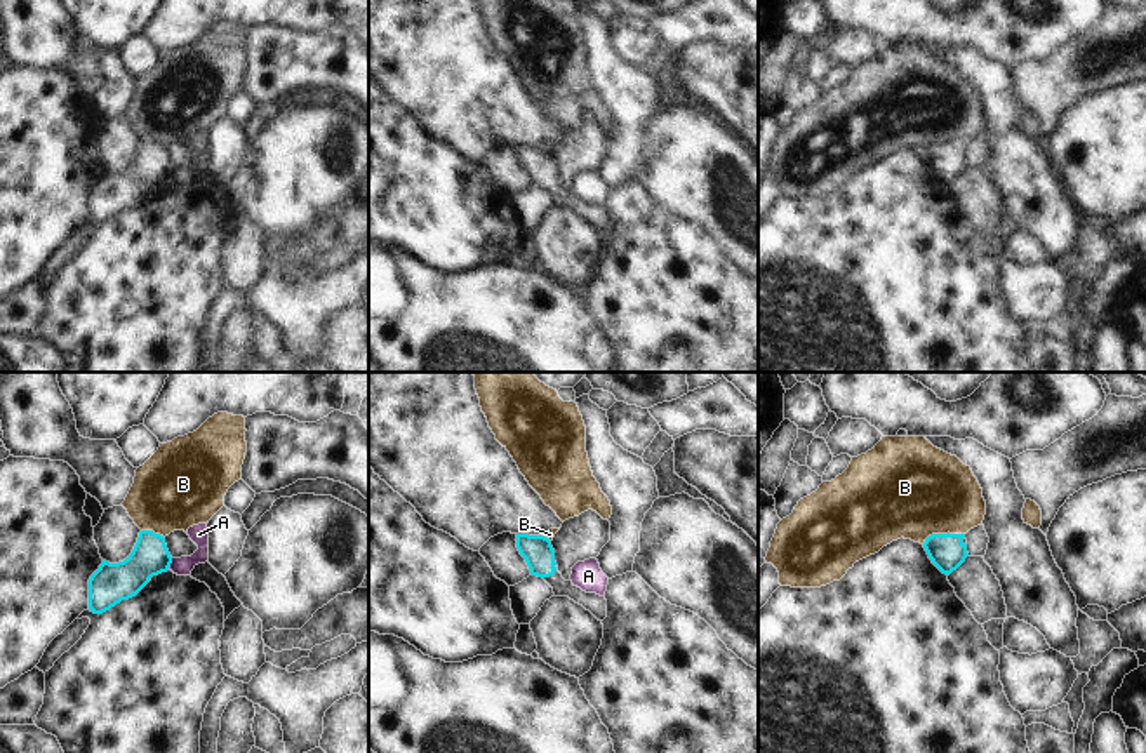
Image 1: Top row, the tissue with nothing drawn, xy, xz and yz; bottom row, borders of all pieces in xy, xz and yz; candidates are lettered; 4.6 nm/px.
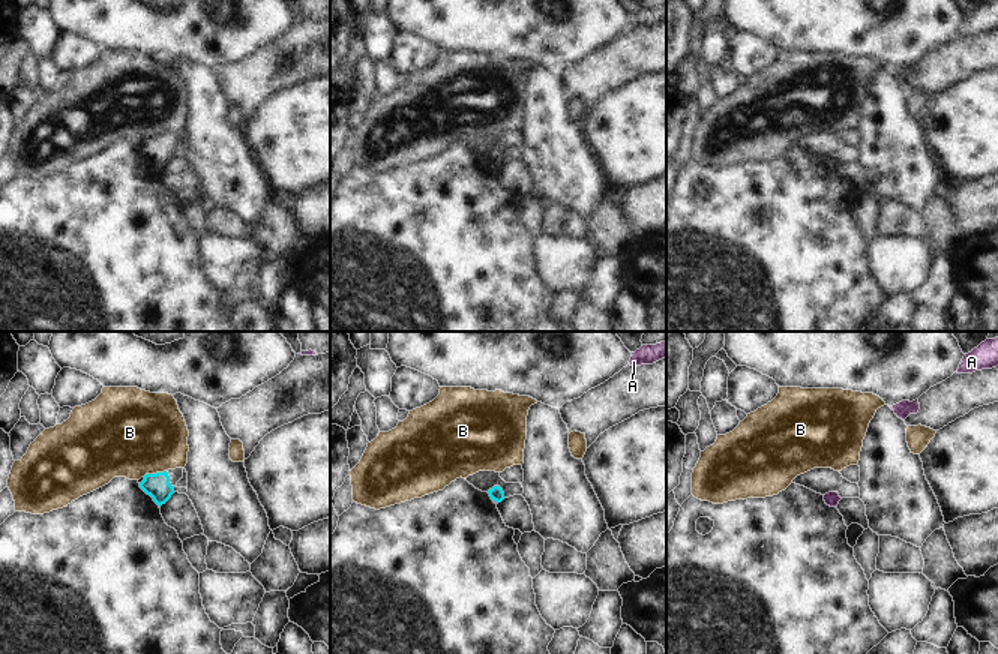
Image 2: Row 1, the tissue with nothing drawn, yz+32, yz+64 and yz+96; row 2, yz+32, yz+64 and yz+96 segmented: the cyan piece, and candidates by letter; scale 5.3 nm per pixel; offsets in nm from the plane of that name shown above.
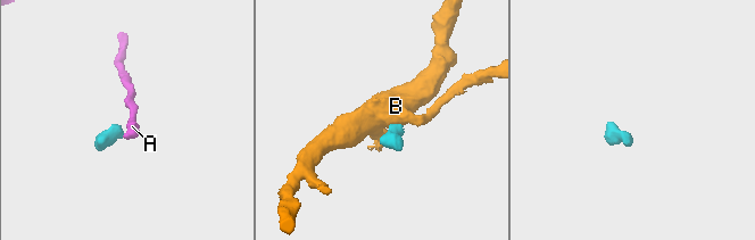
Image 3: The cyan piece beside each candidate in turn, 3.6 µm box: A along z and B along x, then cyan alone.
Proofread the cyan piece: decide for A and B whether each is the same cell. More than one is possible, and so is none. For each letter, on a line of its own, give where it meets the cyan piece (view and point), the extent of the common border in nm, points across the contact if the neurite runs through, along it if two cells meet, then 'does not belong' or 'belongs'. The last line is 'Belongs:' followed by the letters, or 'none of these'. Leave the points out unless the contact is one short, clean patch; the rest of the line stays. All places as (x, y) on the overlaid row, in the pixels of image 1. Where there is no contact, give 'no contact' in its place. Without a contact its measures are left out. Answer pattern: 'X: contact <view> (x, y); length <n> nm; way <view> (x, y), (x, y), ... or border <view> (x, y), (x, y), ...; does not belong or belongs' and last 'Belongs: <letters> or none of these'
A: contact xy (171, 562); length 50 nm; border xy (173, 559), (167, 567); does not belong
B: contact yz (943, 534); length 200 nm; border yz (964, 533), (932, 533), (922, 543); does not belong
Belongs: none of these

